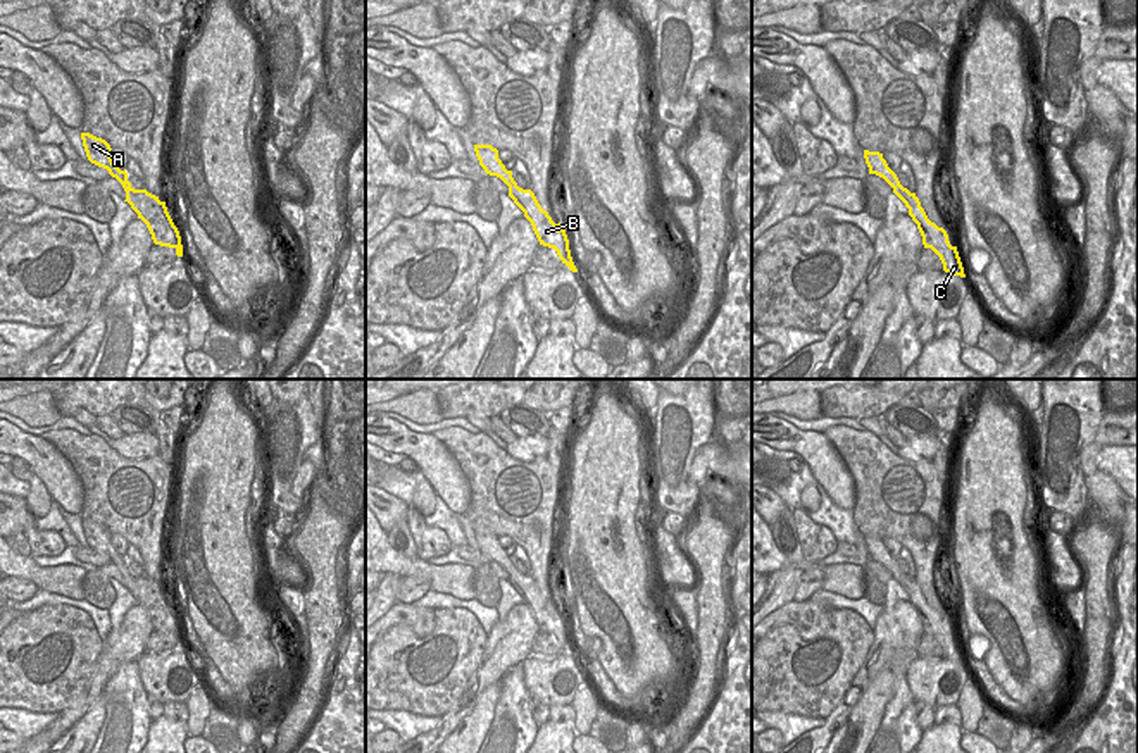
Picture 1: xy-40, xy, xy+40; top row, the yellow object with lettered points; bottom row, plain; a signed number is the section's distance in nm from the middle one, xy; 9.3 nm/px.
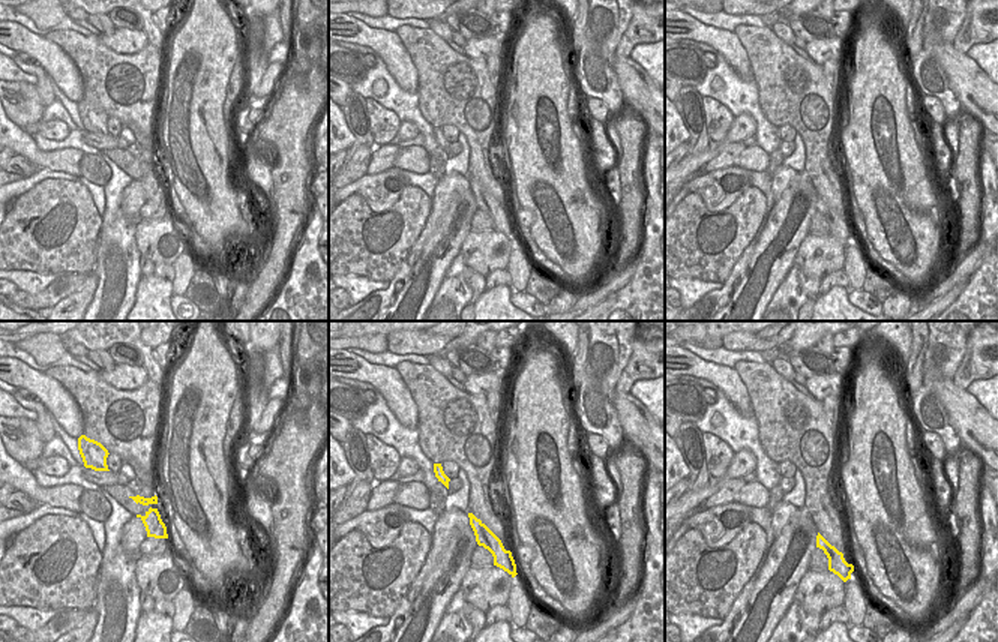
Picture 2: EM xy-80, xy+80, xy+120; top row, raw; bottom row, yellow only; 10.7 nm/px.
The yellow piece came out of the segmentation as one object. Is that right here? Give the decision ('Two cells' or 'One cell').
One cell

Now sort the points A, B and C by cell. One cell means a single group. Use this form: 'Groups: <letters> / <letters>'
Groups: A B C

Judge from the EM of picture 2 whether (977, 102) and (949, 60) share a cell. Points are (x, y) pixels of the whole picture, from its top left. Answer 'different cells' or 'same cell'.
same cell

